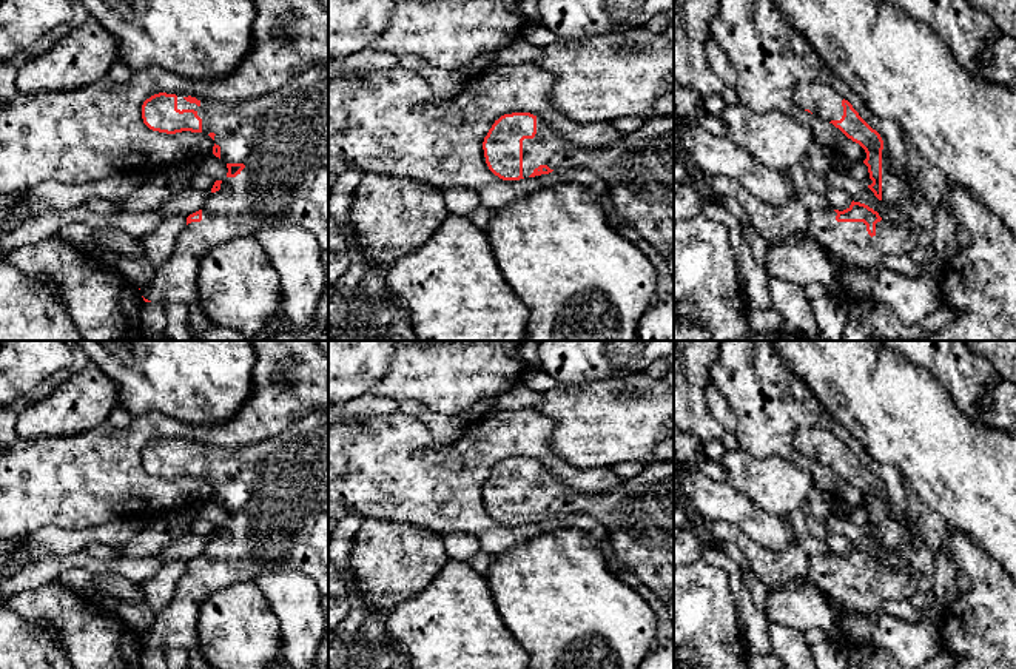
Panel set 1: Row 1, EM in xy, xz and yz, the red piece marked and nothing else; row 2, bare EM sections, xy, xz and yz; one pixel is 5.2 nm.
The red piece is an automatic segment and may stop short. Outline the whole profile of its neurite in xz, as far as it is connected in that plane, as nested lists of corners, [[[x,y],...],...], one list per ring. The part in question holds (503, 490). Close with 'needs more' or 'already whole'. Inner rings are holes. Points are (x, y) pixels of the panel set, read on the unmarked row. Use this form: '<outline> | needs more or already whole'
[[[530,458],[504,459],[483,487],[489,515],[503,526],[549,519],[561,513],[587,513],[606,529],[604,549],[617,567],[634,573],[661,600],[674,600],[674,461],[655,462],[606,493],[581,493],[561,484]]] | needs more

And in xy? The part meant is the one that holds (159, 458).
[[[319,407],[313,410],[311,413],[305,415],[304,418],[298,419],[294,424],[287,427],[282,433],[267,441],[261,441],[257,444],[251,444],[242,449],[220,449],[220,447],[210,447],[210,445],[191,442],[191,441],[176,441],[176,439],[159,438],[143,447],[142,464],[150,475],[159,476],[159,478],[167,478],[167,479],[176,479],[182,476],[207,478],[214,486],[213,499],[219,503],[228,513],[227,523],[224,526],[214,527],[211,533],[211,540],[207,543],[204,552],[187,563],[187,572],[179,580],[174,597],[170,601],[170,604],[156,615],[156,621],[153,627],[145,635],[140,635],[145,647],[162,649],[162,647],[171,646],[171,647],[183,647],[187,651],[197,647],[197,617],[199,617],[199,609],[202,603],[211,593],[224,587],[233,586],[236,583],[256,581],[265,572],[293,570],[293,572],[305,573],[316,583],[321,592],[321,597],[328,597],[328,407]]] | needs more

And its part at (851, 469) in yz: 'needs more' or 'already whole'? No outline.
needs more

